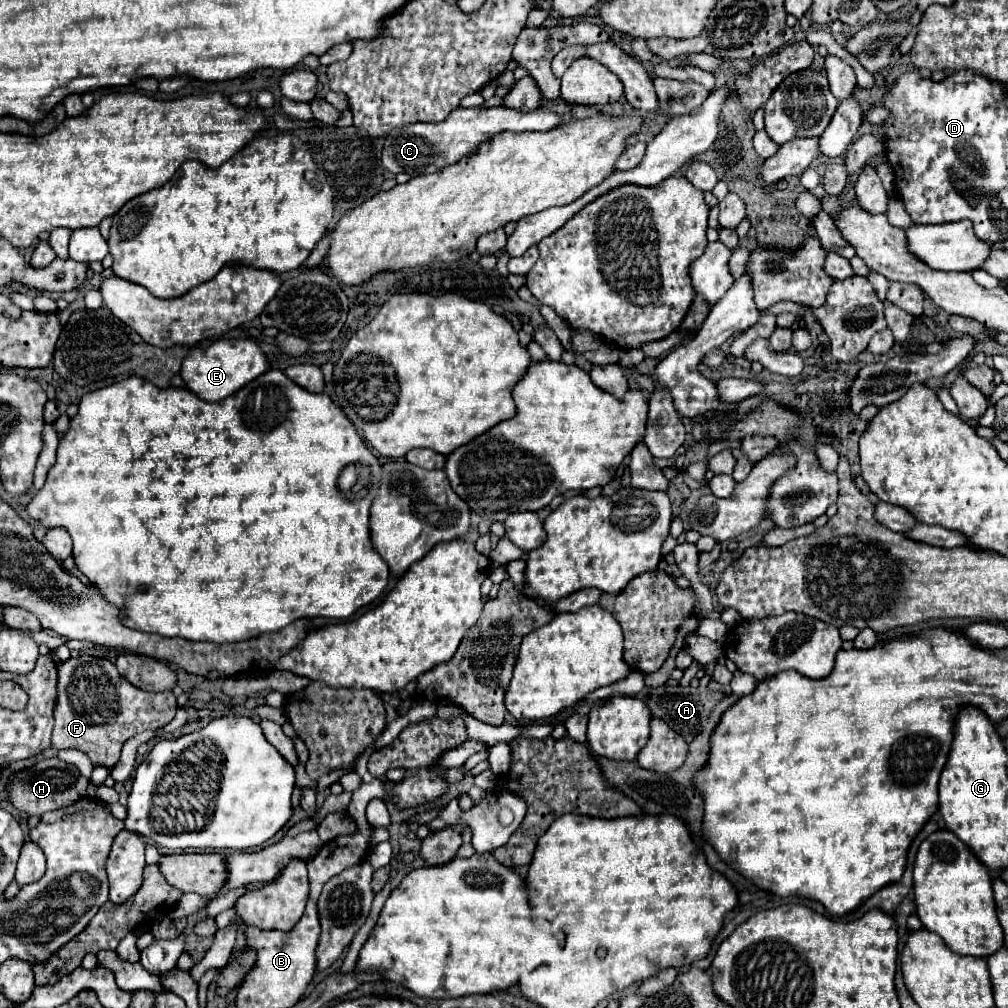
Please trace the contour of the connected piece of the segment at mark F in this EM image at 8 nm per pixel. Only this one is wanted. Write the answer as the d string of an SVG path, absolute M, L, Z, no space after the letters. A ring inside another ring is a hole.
M81 653L81 657L69 659L59 667L59 683L57 683L57 705L55 705L55 729L53 729L53 747L55 749L79 749L89 755L93 765L113 767L119 763L121 747L127 739L143 733L147 729L159 729L173 721L177 713L177 701L171 691L151 693L139 687L133 687L127 679L123 679L117 667L101 657L93 657ZM101 697L109 699L109 707L101 707ZM91 701L91 705L85 705ZM105 709L101 715L99 711Z

